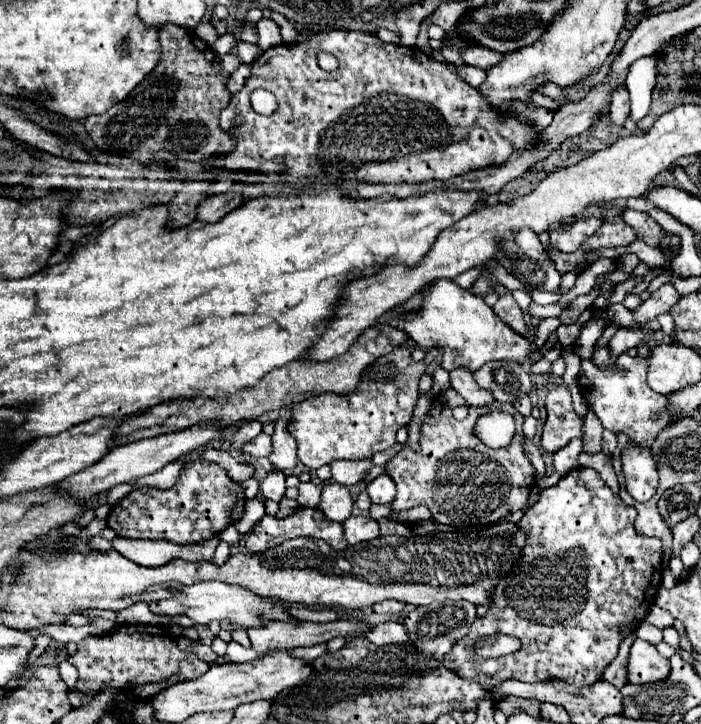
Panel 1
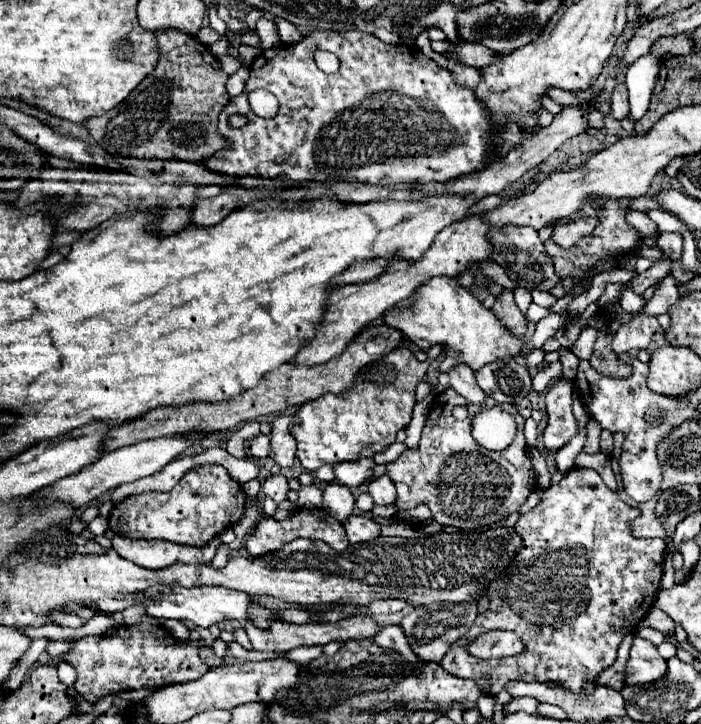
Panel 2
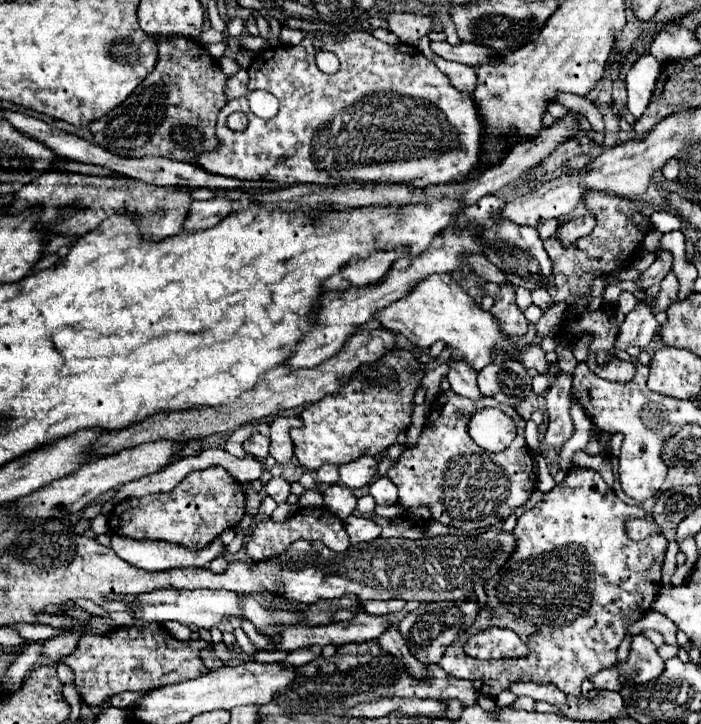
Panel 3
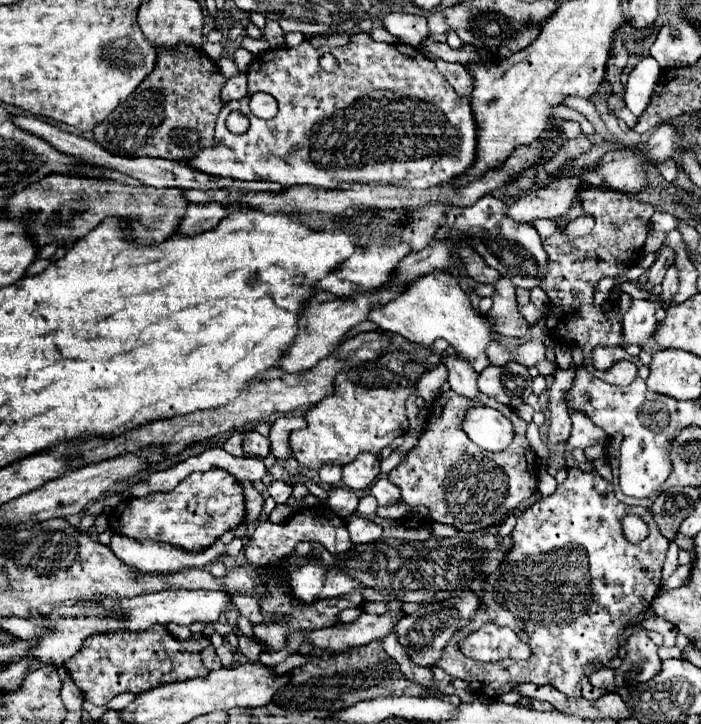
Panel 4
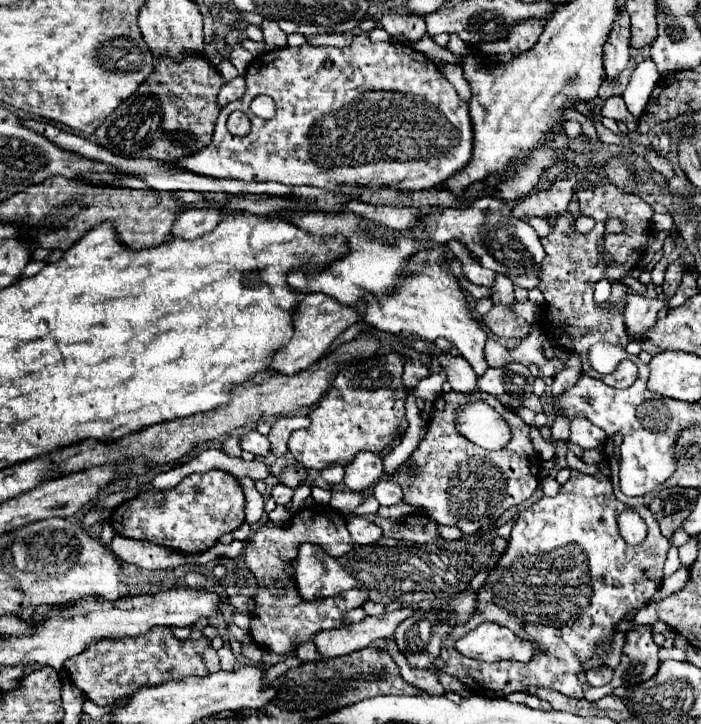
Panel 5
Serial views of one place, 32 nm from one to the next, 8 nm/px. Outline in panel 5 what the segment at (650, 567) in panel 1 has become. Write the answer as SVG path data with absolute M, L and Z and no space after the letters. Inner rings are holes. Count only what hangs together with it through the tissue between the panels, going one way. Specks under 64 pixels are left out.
M572 470L568 482L560 486L556 496L544 496L528 510L520 512L502 560L498 562L496 570L488 574L484 586L478 590L476 614L464 626L452 630L442 646L438 664L434 666L464 682L470 692L478 696L502 698L510 692L520 692L520 688L524 690L528 684L534 684L554 688L570 698L582 698L582 682L578 678L580 672L586 672L582 664L592 656L606 656L616 636L616 626L624 622L626 614L636 614L640 608L650 604L654 592L662 582L662 566L670 548L670 540L660 534L660 528L646 506L636 506L632 510L636 510L648 524L648 536L642 544L630 546L620 536L616 524L616 516L624 510L628 510L628 506L614 496L612 482L608 478L602 478L600 474L582 474L578 470ZM482 622L496 622L498 626L510 628L522 640L532 642L534 658L530 662L502 660L488 664L460 656L454 648L454 642L460 636L468 634L472 628L478 628Z

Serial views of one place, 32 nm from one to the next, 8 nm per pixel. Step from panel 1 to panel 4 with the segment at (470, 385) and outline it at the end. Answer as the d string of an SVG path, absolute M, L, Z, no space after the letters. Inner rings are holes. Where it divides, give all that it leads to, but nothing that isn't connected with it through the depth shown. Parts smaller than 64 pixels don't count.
M448 356L444 358L444 364L448 366L448 382L456 394L466 398L476 398L480 394L476 388L476 370L466 360Z

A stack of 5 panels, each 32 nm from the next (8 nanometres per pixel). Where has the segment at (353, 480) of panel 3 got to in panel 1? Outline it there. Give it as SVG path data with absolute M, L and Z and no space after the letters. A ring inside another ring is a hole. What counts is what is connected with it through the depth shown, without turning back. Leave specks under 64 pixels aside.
M334 460L330 464L332 468L332 480L342 484L342 486L352 486L360 480L364 480L364 476L368 474L368 470L372 468L370 460Z

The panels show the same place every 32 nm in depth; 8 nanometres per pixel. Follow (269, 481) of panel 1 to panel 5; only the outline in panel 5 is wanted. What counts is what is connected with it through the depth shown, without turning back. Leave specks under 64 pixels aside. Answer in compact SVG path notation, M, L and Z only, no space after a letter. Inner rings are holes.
M278 482L276 486L272 486L272 492L270 492L270 496L276 500L276 504L282 504L282 506L286 506L286 504L290 502L292 494L294 494L294 490L288 488L288 486L282 484L282 482Z

